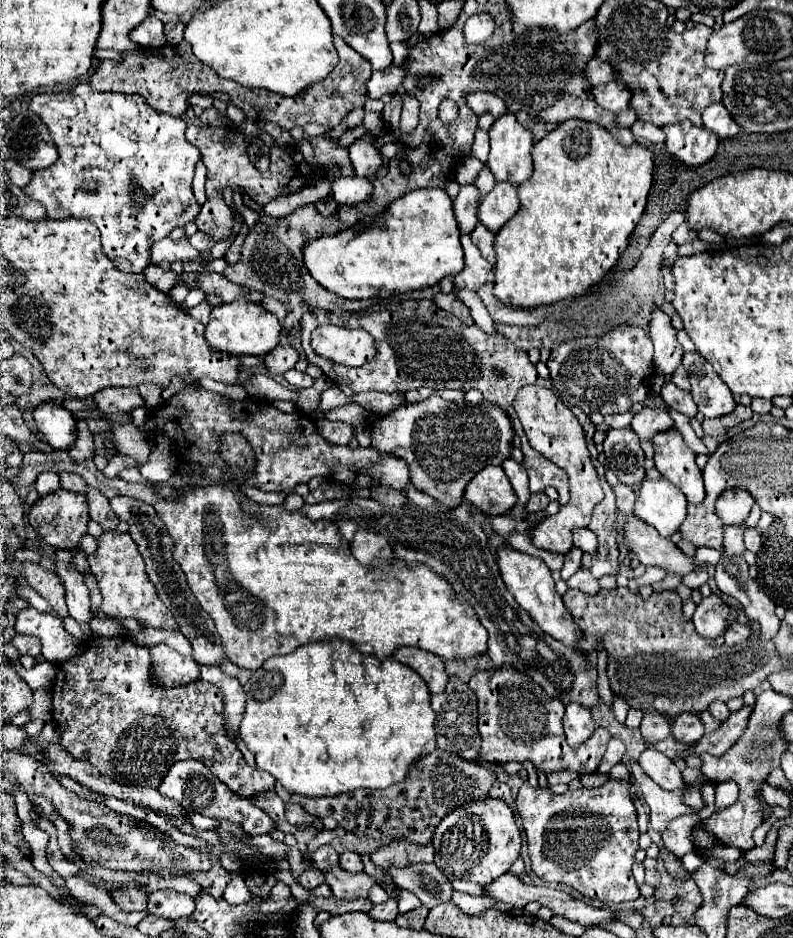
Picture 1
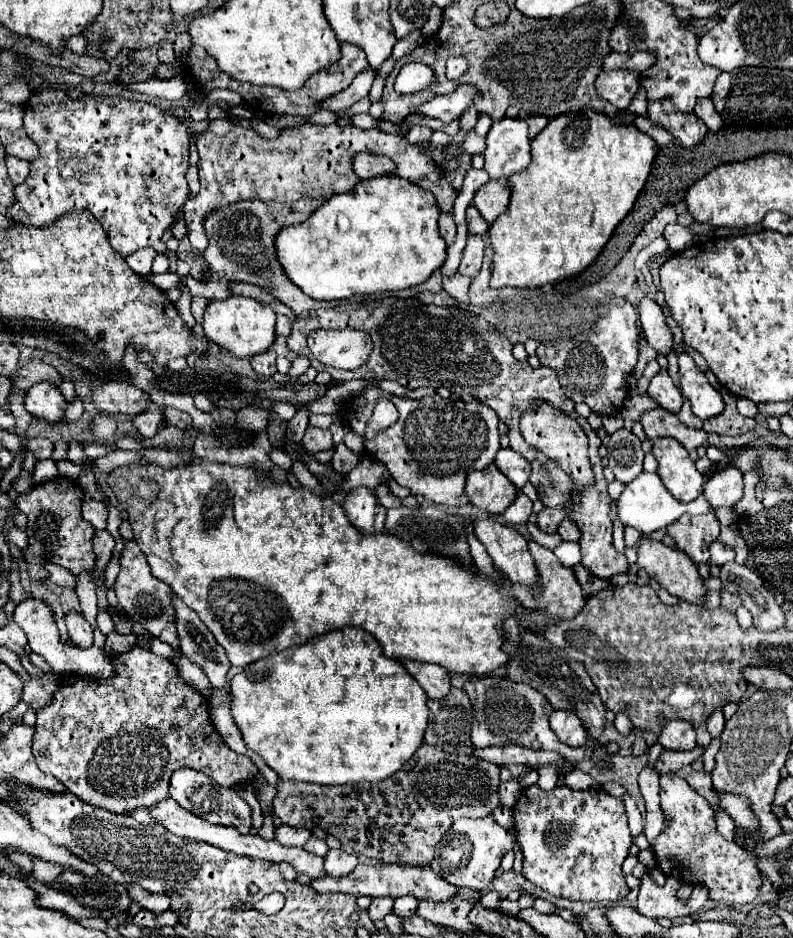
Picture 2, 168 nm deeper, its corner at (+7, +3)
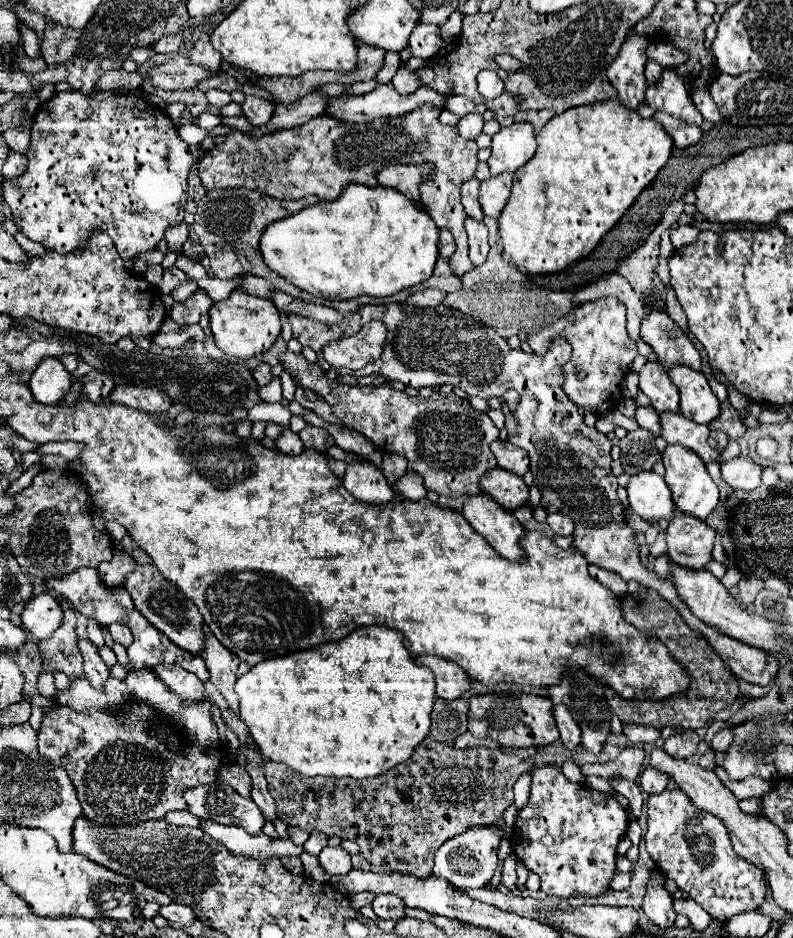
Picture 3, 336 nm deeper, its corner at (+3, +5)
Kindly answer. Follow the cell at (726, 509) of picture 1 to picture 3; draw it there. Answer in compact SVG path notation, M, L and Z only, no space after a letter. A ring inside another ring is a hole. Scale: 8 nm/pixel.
M746 456L728 460L728 462L720 464L720 468L722 468L722 480L728 486L732 486L732 490L750 492L762 484L760 482L760 466Z

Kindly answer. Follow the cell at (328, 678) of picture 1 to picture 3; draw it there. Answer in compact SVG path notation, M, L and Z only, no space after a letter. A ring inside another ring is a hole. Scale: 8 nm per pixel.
M360 626L354 632L350 632L348 636L344 636L342 640L318 644L316 648L292 652L292 654L278 656L278 658L268 658L260 664L252 666L250 672L242 674L236 680L234 688L240 698L240 718L248 726L260 752L268 760L286 764L288 768L292 768L304 776L334 776L334 778L346 778L346 776L372 778L372 776L380 776L380 774L388 772L390 768L394 768L396 764L408 760L412 756L414 748L428 736L428 730L430 730L430 712L432 712L432 704L434 704L434 676L432 676L432 672L428 672L428 668L420 668L414 664L410 652L404 648L402 640L404 640L404 636L396 630L380 628L380 626Z

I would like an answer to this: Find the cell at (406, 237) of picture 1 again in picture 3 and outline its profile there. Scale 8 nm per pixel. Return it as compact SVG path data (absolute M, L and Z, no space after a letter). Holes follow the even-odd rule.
M350 184L348 188L344 188L344 192L328 202L328 200L320 200L284 220L276 220L272 222L264 234L262 234L262 240L260 240L260 250L262 250L262 256L268 264L268 268L272 268L276 274L284 276L288 282L292 282L294 286L298 286L300 290L312 294L312 296L318 296L318 298L328 298L328 300L348 300L348 298L356 298L356 296L392 296L400 290L406 290L410 286L416 286L416 284L422 284L426 282L432 272L434 272L434 266L436 266L436 260L438 260L438 238L440 238L440 228L436 226L436 222L430 218L430 214L418 206L416 202L408 200L402 192L394 190L394 188L388 188L388 186L374 186L374 188L368 188L368 186L362 186L362 184Z

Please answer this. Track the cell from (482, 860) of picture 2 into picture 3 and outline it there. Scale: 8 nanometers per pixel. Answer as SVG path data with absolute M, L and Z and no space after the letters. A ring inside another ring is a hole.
M470 826L462 834L446 840L434 856L434 876L446 878L456 888L484 888L490 878L494 876L494 870L498 866L498 848L504 838L508 838L508 832L512 832L510 826L498 828L492 826Z

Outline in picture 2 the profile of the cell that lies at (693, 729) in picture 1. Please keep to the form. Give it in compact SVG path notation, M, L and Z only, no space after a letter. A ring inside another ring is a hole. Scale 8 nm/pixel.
M670 720L658 742L662 744L664 750L692 750L696 746L696 732L694 732L694 726L686 720Z

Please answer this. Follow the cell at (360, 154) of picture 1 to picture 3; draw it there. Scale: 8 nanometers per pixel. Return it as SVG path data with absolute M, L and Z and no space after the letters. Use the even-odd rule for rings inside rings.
M392 164L392 166L384 166L380 172L376 172L376 180L382 186L400 190L410 200L420 200L418 184L420 184L420 180L426 180L430 174L432 174L430 164L422 164L422 166Z

